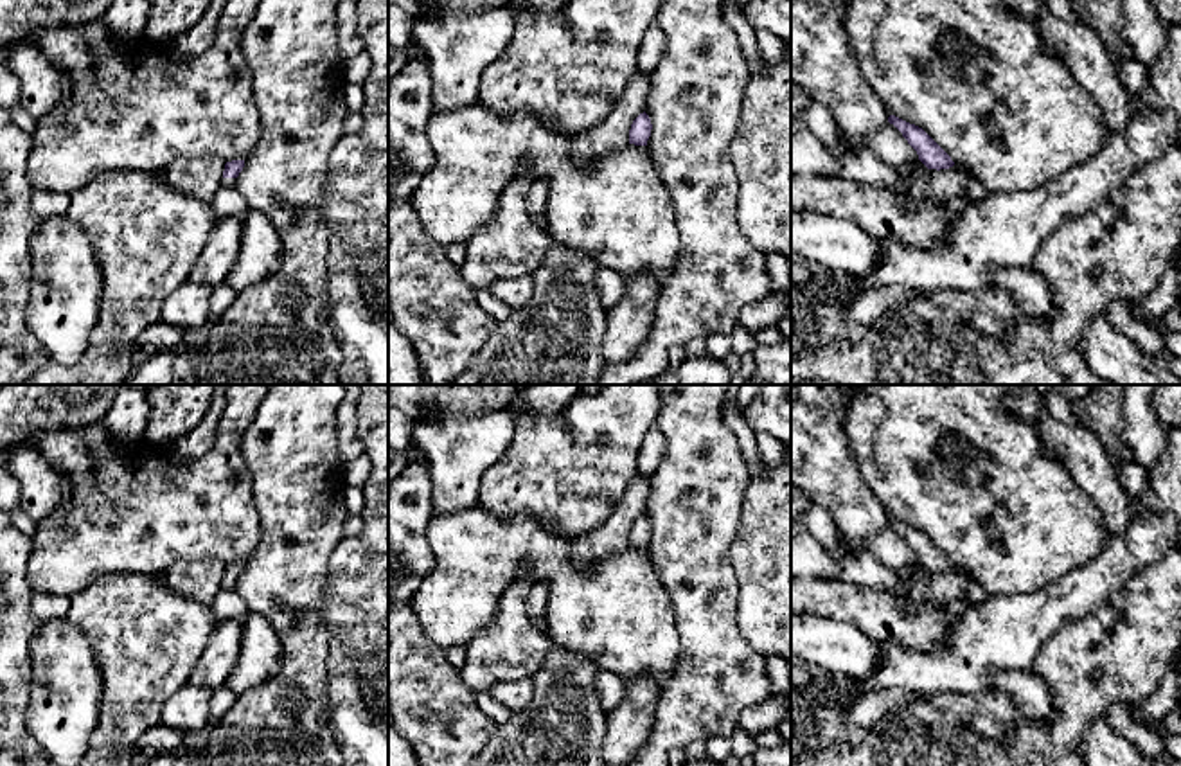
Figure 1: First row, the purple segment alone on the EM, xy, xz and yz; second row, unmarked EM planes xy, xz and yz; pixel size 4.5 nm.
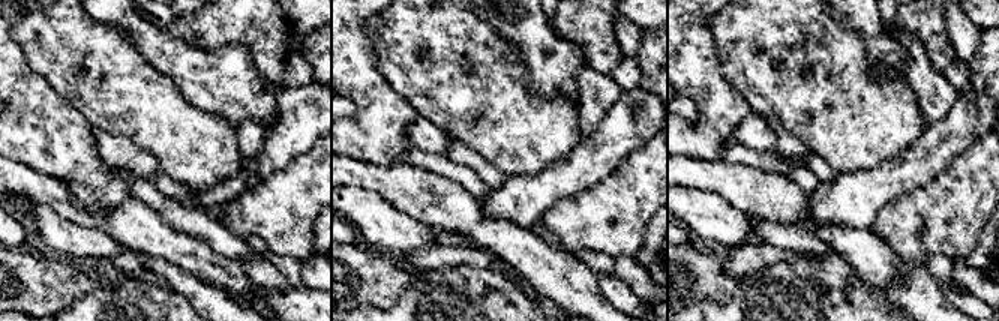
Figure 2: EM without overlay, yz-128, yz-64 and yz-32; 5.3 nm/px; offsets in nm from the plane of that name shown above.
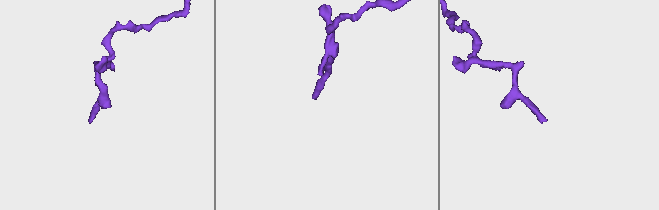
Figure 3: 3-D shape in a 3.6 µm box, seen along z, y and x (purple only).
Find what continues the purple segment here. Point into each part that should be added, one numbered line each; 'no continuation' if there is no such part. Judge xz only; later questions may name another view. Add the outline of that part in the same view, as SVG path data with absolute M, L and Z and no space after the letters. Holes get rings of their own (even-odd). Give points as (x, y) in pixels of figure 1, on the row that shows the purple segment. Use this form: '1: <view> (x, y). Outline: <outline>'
no continuation

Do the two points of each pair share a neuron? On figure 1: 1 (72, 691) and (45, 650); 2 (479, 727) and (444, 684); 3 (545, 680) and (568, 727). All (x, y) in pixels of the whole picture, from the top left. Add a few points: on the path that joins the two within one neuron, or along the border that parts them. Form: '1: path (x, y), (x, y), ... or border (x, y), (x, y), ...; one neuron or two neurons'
1: path (67, 680), (65, 669), (56, 660); one neuron
2: path (468, 716), (446, 694); one neuron
3: path (556, 691), (565, 700), (565, 716); one neuron

